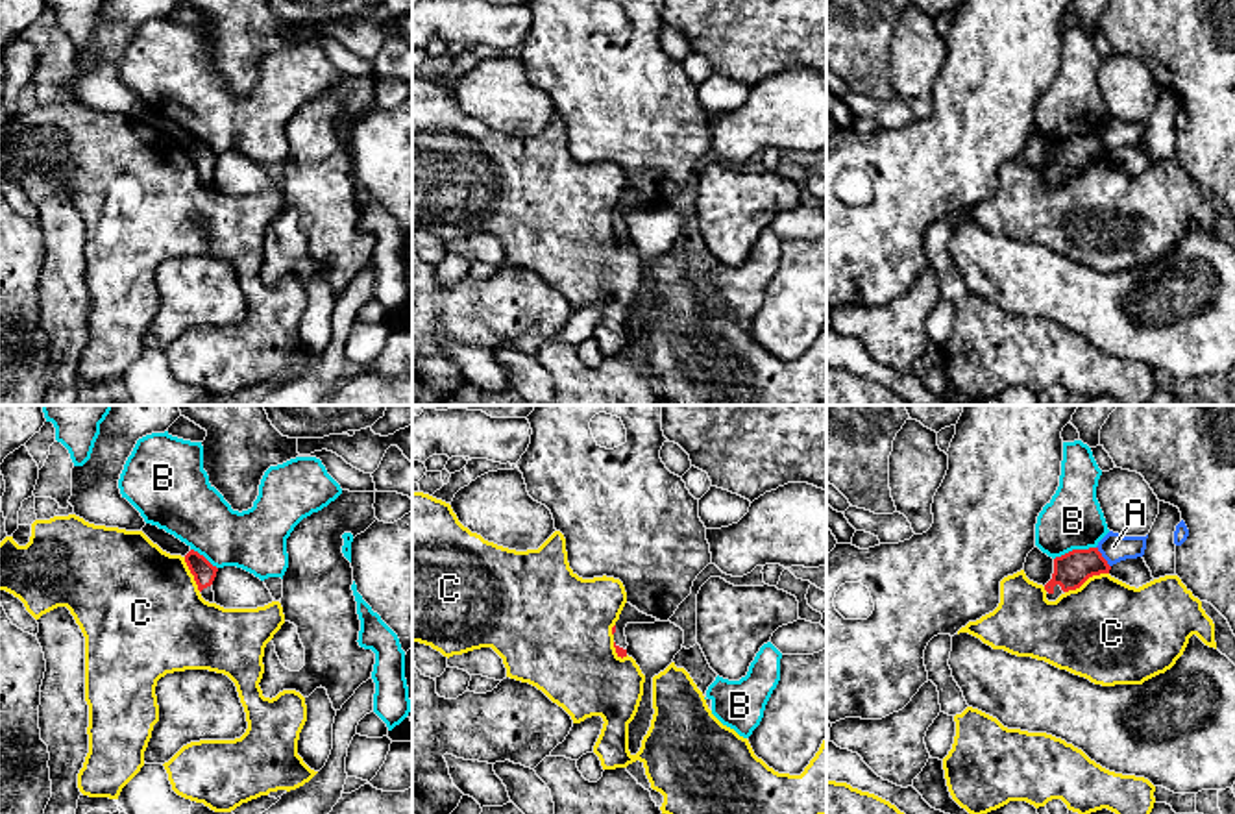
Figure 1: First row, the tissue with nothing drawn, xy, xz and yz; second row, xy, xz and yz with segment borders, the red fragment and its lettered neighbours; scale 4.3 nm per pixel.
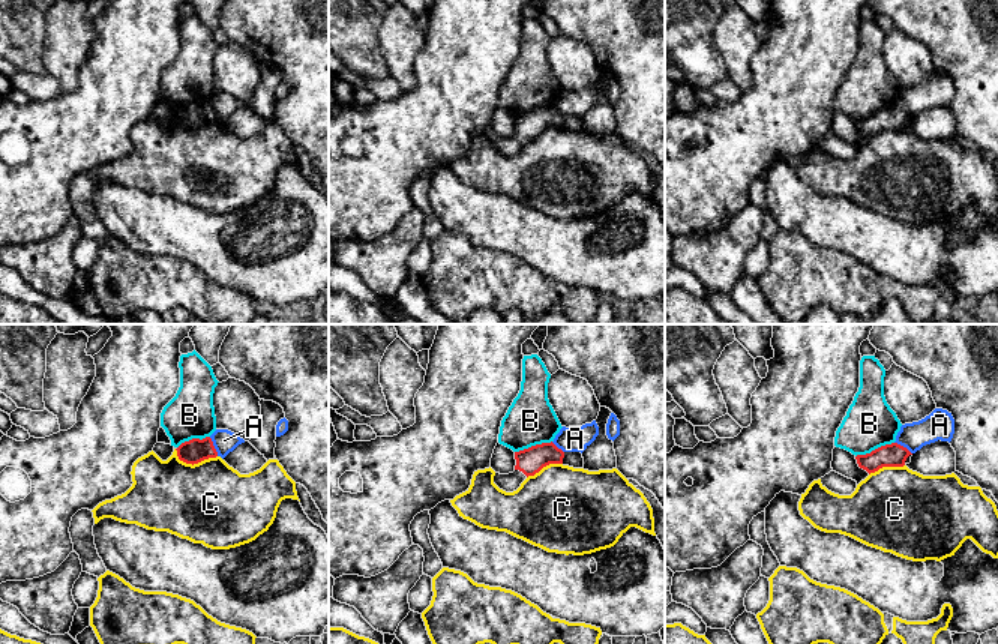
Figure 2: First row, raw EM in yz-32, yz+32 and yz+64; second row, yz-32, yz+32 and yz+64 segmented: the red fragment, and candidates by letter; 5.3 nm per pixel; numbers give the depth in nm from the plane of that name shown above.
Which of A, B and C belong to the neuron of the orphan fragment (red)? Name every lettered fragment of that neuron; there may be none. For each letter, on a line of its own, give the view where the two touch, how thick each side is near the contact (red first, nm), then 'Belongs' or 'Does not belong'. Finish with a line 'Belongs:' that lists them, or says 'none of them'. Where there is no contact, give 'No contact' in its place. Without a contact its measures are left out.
A: Touches red in yz. Thickness 160 nm (red) against 120 nm. Does not belong
B: Touches red in yz. Thickness 160 nm (red) against 260 nm. Does not belong
C: Touches red in yz. Thickness 160 nm (red) against 440 nm. Does not belong
Belongs: none of them

